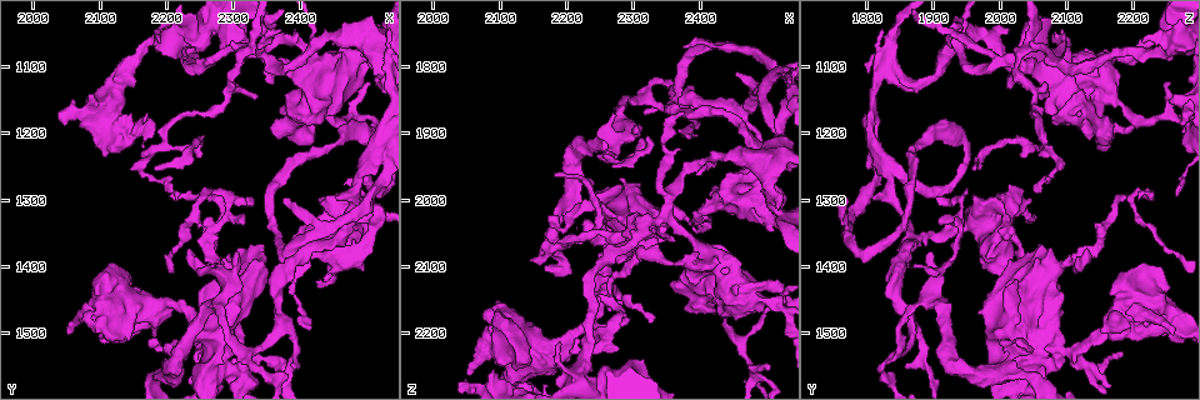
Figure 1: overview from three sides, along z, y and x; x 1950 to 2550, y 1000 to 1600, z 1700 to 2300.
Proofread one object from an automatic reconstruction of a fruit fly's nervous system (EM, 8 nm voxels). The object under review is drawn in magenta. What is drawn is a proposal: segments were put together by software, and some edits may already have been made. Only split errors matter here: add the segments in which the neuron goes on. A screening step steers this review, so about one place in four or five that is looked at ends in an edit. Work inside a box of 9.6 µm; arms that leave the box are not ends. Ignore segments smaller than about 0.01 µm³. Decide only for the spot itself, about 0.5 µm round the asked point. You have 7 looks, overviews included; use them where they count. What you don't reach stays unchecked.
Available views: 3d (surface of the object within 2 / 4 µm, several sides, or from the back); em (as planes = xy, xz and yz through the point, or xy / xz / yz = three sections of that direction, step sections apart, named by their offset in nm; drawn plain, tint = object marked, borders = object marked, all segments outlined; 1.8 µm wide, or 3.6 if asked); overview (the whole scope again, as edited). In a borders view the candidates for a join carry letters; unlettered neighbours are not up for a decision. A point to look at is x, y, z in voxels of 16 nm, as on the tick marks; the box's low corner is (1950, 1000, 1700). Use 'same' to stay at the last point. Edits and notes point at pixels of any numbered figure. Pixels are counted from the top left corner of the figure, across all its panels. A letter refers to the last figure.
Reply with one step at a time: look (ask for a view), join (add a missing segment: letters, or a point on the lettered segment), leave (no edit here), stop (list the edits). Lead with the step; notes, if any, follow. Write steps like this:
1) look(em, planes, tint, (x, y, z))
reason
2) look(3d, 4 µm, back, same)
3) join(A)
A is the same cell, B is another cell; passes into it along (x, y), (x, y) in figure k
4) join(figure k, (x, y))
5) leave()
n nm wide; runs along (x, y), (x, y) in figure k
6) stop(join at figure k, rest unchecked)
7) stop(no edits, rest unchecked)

look(em, planes, borders, (2050, 1185, 2270))
free end

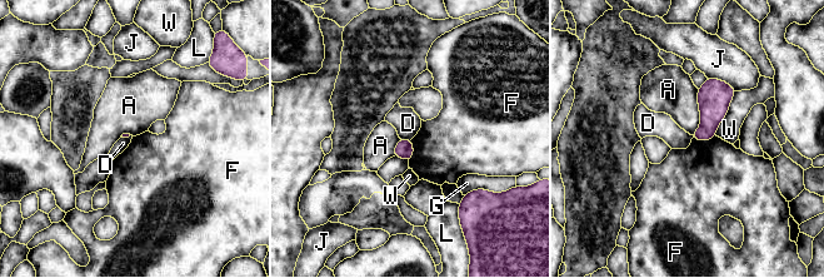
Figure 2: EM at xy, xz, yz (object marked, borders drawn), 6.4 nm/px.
leave()
A, D, F, G, J, L and W are other cells; border along (400, 138), (410, 139) in figure 2; none of them fits

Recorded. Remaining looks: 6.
look(3d, 2 µm, (2345, 1085, 2020))
four-way junction

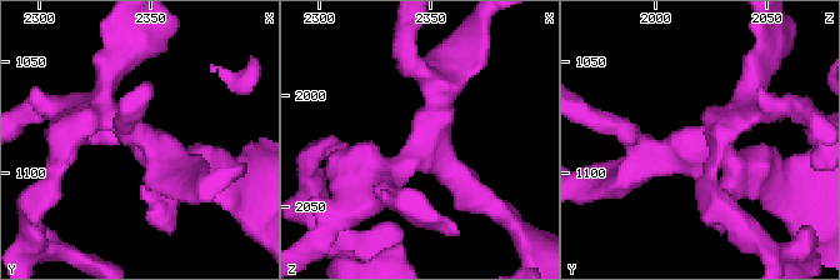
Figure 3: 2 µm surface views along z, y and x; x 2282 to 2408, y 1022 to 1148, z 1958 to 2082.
look(em, planes, tint, (2348, 1085, 2023))
now the EM

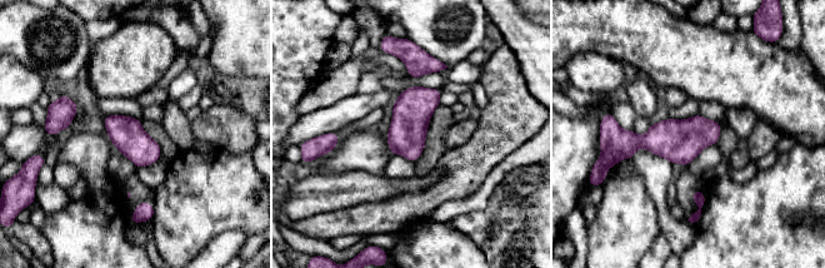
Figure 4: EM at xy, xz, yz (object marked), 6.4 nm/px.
look(em, planes, borders, same)

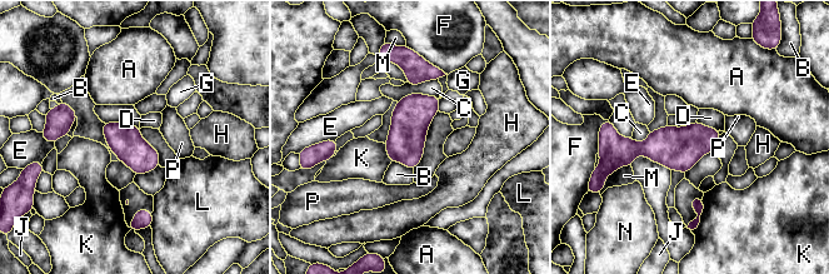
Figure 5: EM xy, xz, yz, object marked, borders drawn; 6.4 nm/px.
leave()
A, B, C, D, E, F, G, H, J, K, L, M, N and P are other cells; border along (697, 120), (718, 130) in figure 5; none of them fits

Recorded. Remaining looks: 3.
look(em, 3.6 µm, yz, step 16, tint, (2420, 1125, 2100))
closes a loop

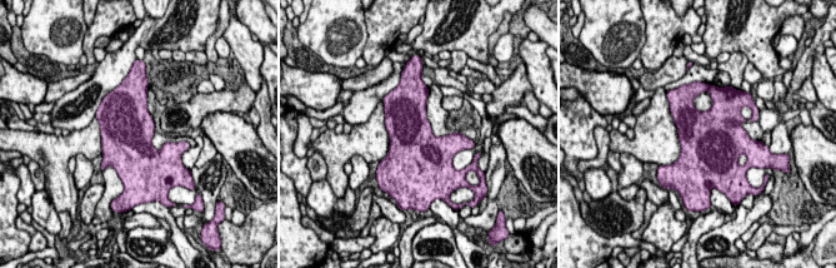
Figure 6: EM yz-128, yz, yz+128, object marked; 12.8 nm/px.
look(em, 3.6 µm, planes, tint, same)

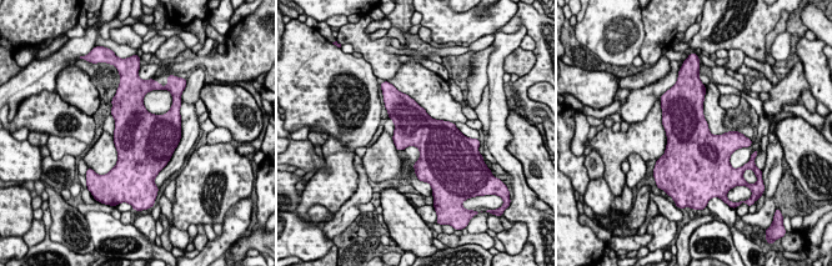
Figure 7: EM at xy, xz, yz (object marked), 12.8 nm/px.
look(em, 3.6 µm, planes, borders, same)

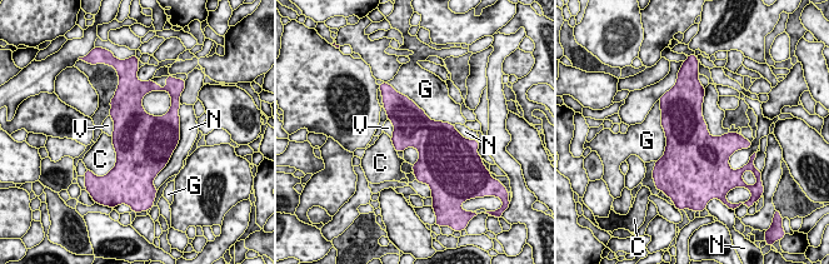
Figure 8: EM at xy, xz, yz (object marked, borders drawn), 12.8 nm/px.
leave()
500 nm wide; C, G, N and V are other cells; border along (401, 93), (432, 119), (453, 125) in figure 8; no lettered segment goes on from it

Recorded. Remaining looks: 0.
stop(no edits, rest unchecked)

